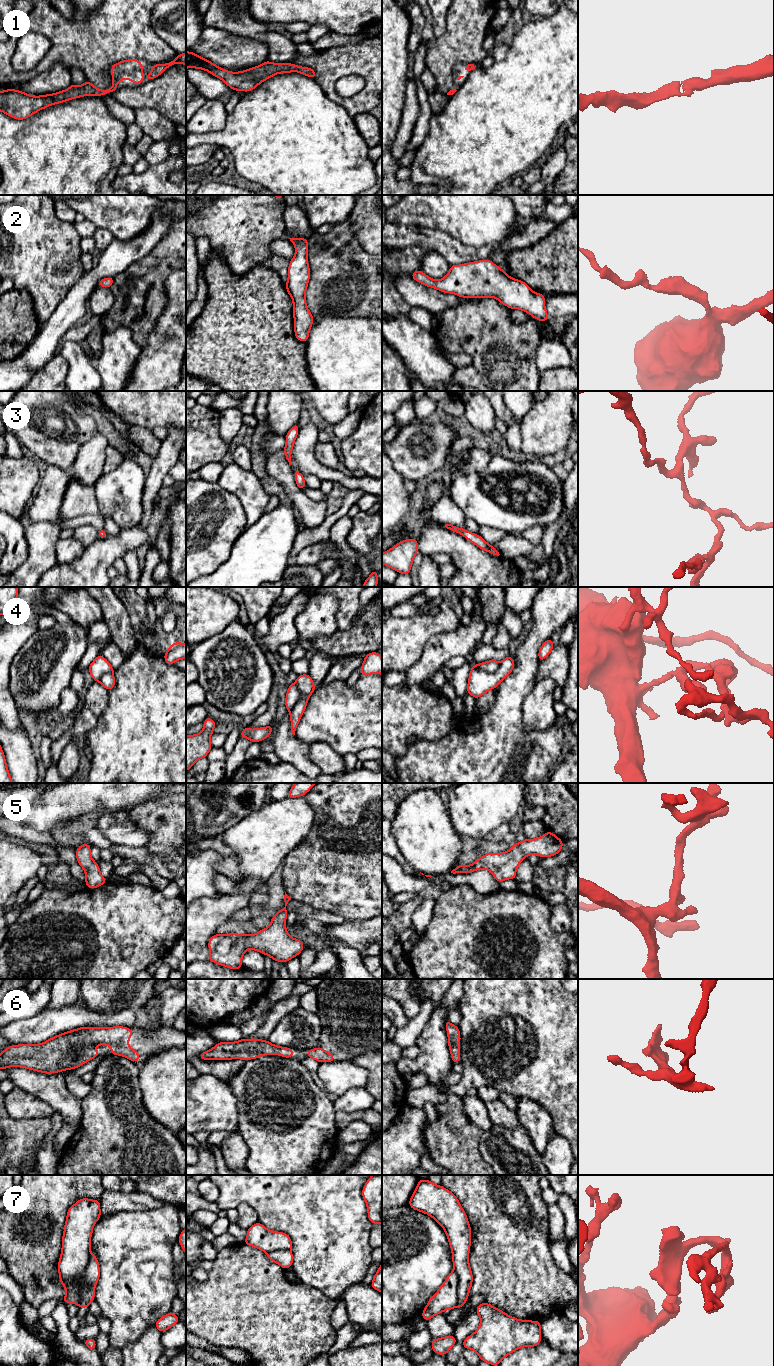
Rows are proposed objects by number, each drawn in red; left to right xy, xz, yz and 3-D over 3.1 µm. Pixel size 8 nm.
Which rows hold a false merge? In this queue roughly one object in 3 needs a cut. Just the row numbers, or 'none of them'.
4, 7

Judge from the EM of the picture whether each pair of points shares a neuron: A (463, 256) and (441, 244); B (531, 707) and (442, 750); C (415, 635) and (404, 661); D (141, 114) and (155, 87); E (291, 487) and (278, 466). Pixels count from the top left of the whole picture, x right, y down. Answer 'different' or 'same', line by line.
A: same
B: different
C: same
D: different
E: same

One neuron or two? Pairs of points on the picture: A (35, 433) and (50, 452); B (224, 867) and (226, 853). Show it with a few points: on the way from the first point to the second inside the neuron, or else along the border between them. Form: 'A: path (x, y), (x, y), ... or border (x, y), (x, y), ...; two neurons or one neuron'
A: path (40, 438), (49, 447); one neuron
B: path (226, 864), (226, 856); one neuron

